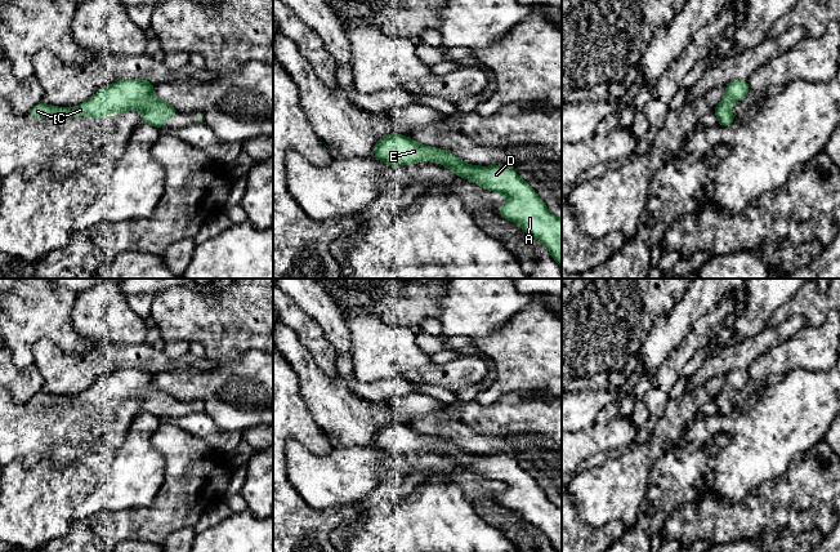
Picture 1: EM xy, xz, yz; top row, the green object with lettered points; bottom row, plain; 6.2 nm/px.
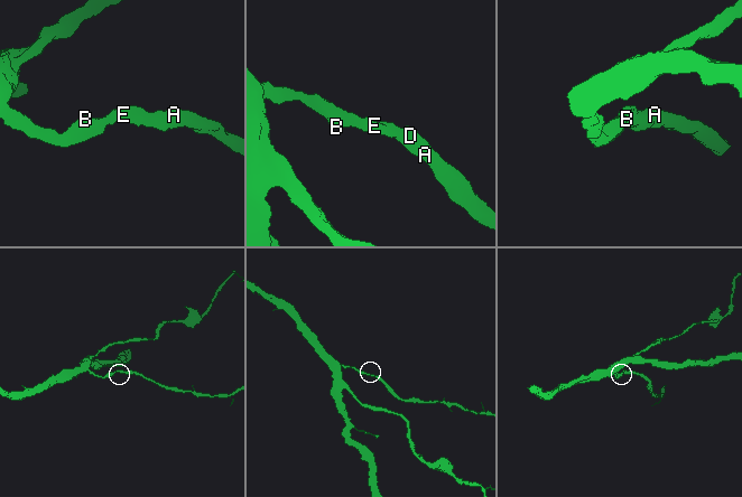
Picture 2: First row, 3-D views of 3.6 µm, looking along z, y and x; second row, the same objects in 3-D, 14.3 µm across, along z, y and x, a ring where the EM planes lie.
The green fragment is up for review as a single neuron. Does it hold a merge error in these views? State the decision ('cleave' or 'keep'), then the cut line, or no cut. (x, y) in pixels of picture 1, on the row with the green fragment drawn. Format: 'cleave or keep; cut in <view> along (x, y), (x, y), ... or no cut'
keep; no cut

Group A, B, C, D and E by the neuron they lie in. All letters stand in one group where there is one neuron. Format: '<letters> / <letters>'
A B C D E

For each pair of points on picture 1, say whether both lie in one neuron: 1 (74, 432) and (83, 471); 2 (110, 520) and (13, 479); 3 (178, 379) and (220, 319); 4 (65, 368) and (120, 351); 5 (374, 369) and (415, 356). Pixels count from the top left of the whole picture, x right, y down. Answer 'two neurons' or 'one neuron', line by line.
1: two neurons
2: two neurons
3: two neurons
4: one neuron
5: one neuron

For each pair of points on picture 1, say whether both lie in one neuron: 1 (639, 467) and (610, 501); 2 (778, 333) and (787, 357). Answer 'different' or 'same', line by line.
1: same
2: different

